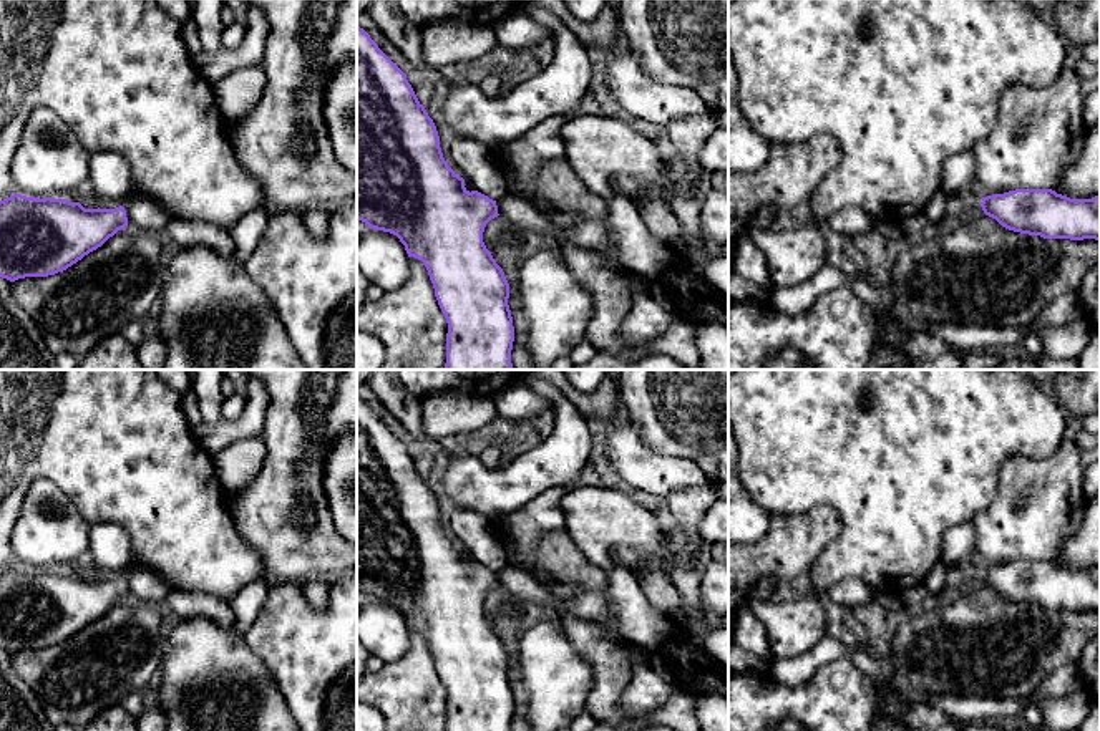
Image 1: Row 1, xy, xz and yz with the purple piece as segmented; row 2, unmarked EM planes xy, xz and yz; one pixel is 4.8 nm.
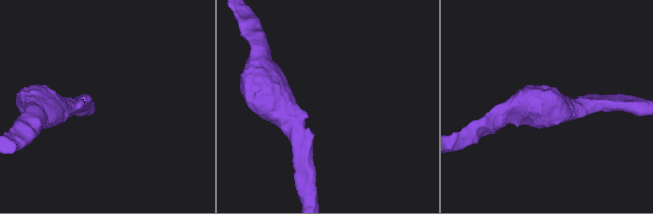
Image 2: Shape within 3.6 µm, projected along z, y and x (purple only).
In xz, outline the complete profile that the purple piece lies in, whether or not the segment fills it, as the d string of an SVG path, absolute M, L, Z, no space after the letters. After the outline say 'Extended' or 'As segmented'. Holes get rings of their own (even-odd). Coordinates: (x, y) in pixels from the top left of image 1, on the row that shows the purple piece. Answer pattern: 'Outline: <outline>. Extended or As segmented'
Outline: M357 25L357 220L390 232L428 270L446 318L445 370L513 370L509 283L483 242L496 201L468 191L445 161L433 119L405 73Z. As segmented

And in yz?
Outline: M1015 189L982 197L981 207L1014 232L1044 239L1100 240L1100 196L1070 199L1052 189Z. As segmented

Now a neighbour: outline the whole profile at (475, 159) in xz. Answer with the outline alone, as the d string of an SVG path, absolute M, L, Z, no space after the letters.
M458 136L450 146L450 157L475 191L493 201L509 192L506 177L493 157L493 148Z

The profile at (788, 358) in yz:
M788 346L771 355L765 370L811 370L811 366L798 350Z

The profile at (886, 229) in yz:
M874 220L873 225L874 230L878 230L883 237L896 239L896 240L911 240L896 224L893 222L879 222Z

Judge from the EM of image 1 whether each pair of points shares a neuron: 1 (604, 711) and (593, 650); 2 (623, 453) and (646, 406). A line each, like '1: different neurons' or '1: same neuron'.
1: same neuron
2: different neurons

